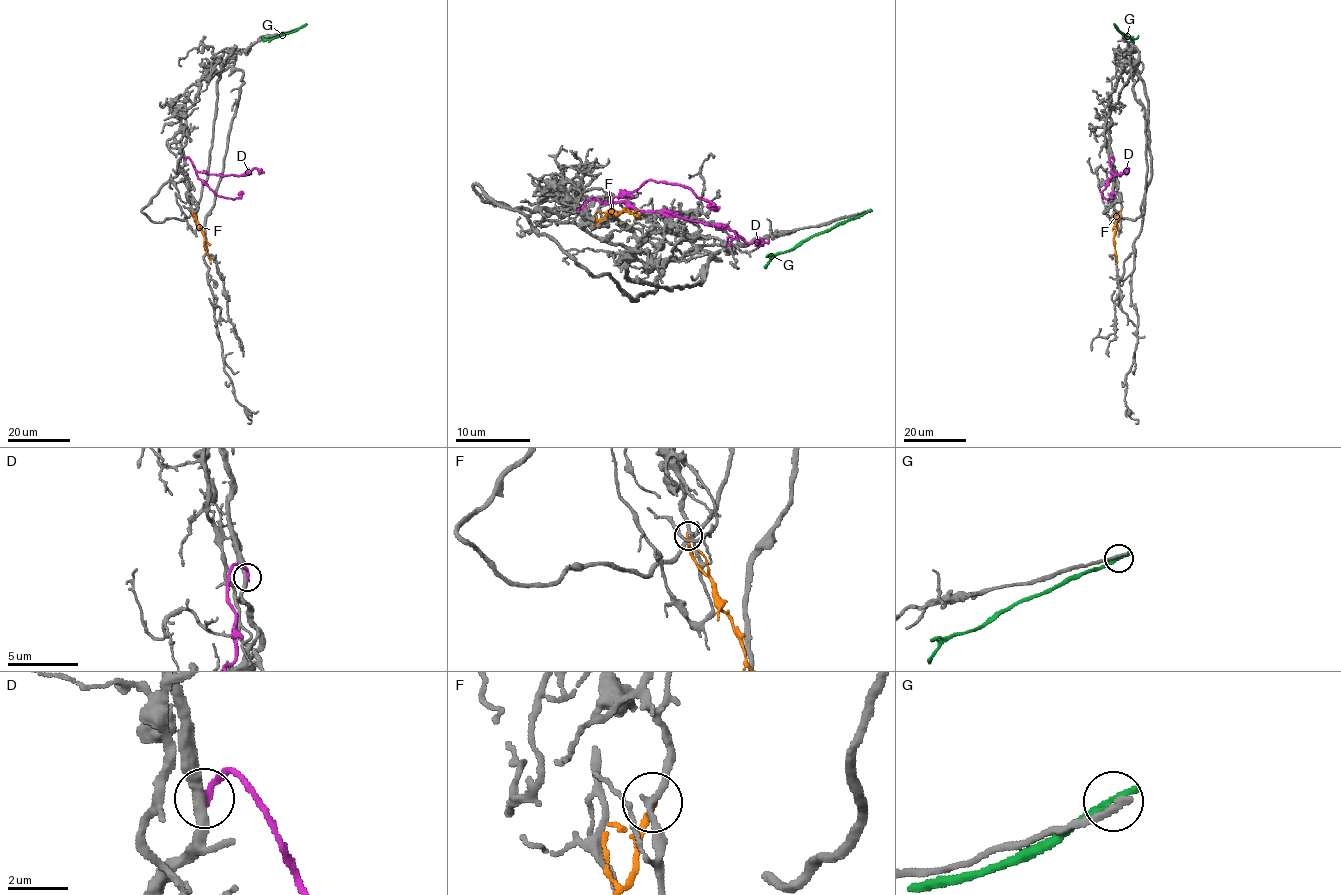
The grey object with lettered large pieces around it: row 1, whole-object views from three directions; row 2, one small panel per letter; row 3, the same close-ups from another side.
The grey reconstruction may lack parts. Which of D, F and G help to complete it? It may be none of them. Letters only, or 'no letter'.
F

